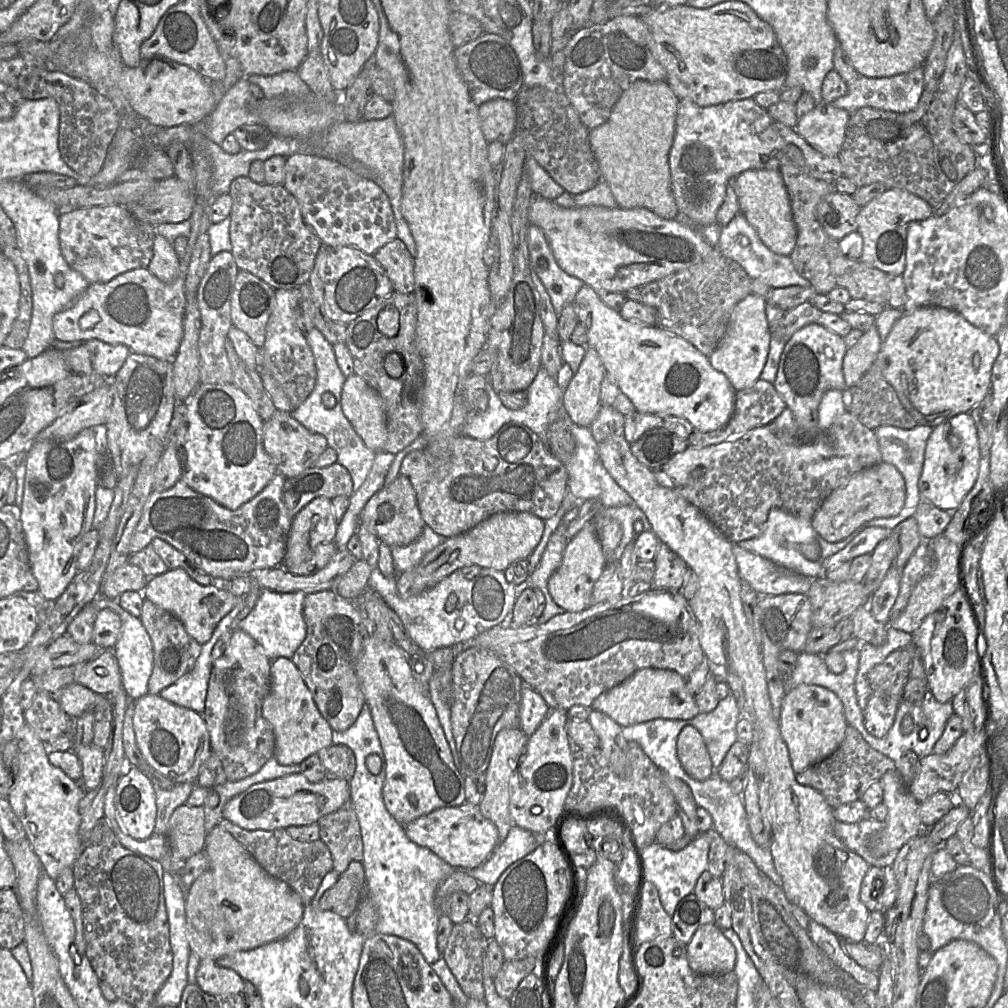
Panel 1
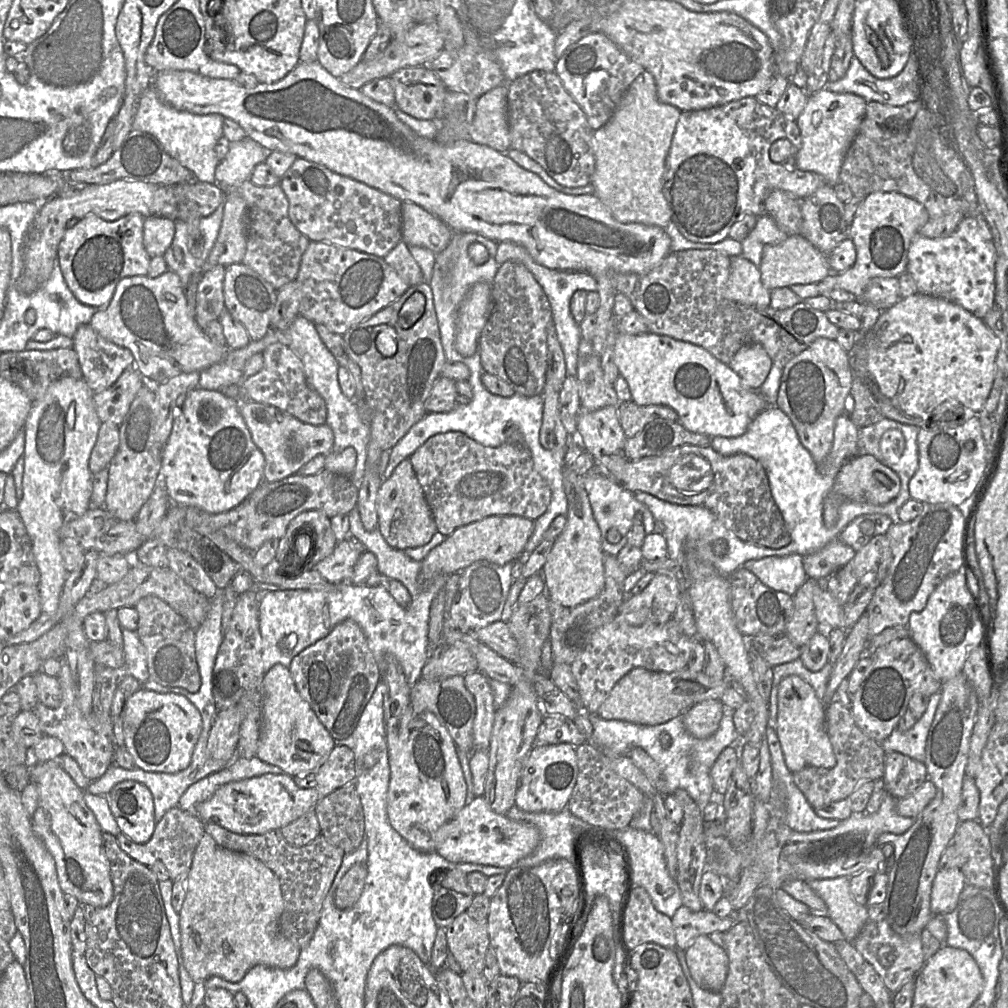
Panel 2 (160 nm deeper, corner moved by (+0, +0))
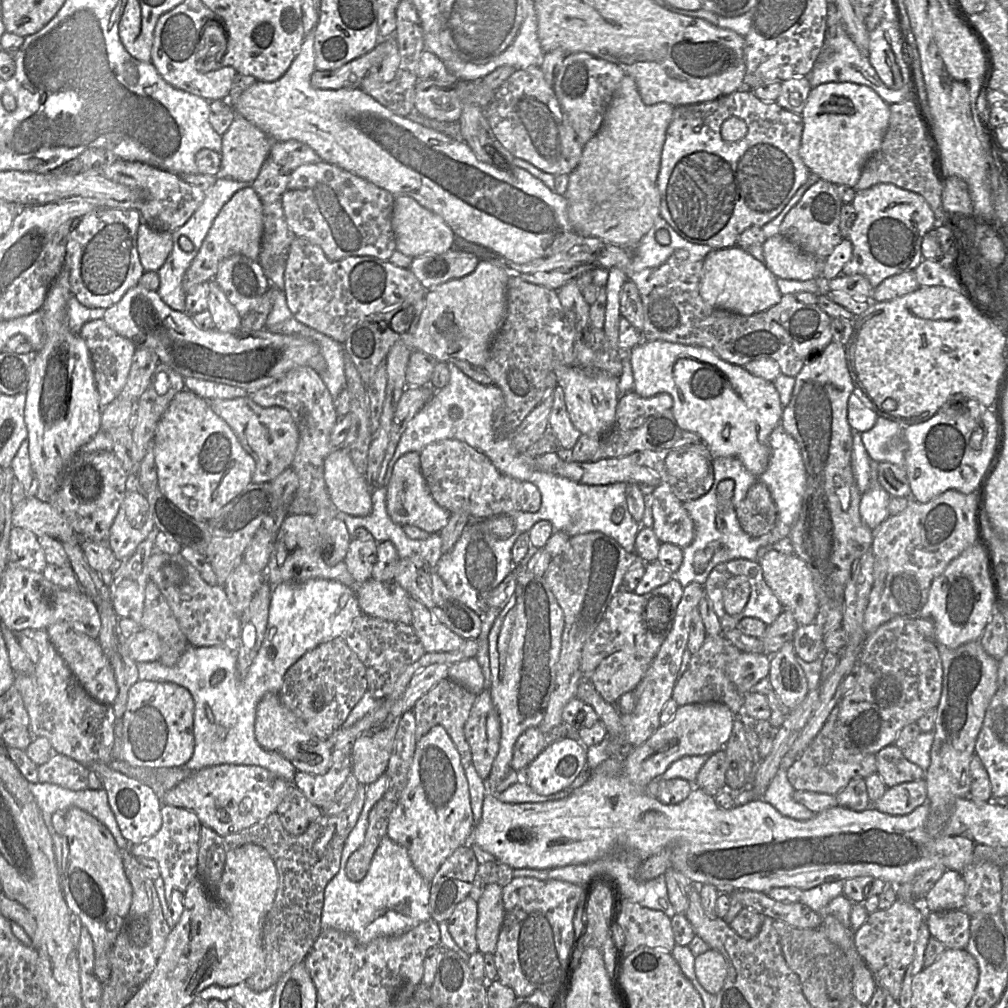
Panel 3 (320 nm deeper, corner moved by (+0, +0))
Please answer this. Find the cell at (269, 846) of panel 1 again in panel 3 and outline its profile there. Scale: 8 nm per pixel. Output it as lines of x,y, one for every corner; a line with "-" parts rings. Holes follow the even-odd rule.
359,783
353,800
344,811
335,816
328,816
321,812
320,817
298,836
289,834
283,828
277,811
241,832
228,836
221,836
211,828
202,825
197,876
212,899
219,901
218,887
229,851
252,843
263,847
276,866
278,889
263,925
265,962
262,969
245,980
251,990
261,992
276,986
286,972
305,960
320,936
324,891
340,869
342,850
362,811
366,787

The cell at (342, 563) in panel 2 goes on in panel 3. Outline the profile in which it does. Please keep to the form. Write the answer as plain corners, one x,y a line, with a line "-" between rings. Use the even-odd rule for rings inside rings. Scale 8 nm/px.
374,539
351,540
343,562
357,583
371,579
373,567
377,561
377,549
378,543

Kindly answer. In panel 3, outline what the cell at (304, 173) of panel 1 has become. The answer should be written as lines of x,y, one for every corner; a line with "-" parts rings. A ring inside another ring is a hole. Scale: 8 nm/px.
322,161
296,168
281,202
293,233
320,246
330,261
351,256
389,260
396,250
392,228
395,196
335,165

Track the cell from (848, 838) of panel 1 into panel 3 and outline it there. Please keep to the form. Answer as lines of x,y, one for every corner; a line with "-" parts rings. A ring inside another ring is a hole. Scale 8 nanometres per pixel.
780,767
765,789
762,799
782,815
796,820
811,819
815,813
794,799
794,788
789,783
786,769

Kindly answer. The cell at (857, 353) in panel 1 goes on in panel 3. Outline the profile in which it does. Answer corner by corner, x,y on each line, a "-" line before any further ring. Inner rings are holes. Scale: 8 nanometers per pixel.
881,183
856,192
851,204
856,219
847,238
852,244
853,253
841,274
863,275
874,289
890,276
914,271
923,260
922,240
935,227
934,213
927,201
917,193

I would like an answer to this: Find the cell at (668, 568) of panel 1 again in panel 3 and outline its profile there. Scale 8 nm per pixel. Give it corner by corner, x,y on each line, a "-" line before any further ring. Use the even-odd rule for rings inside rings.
674,578
644,595
637,595
634,591
619,591
608,604
602,619
582,649
582,680
589,679
603,659
618,651
652,661
671,631
682,593
683,587

